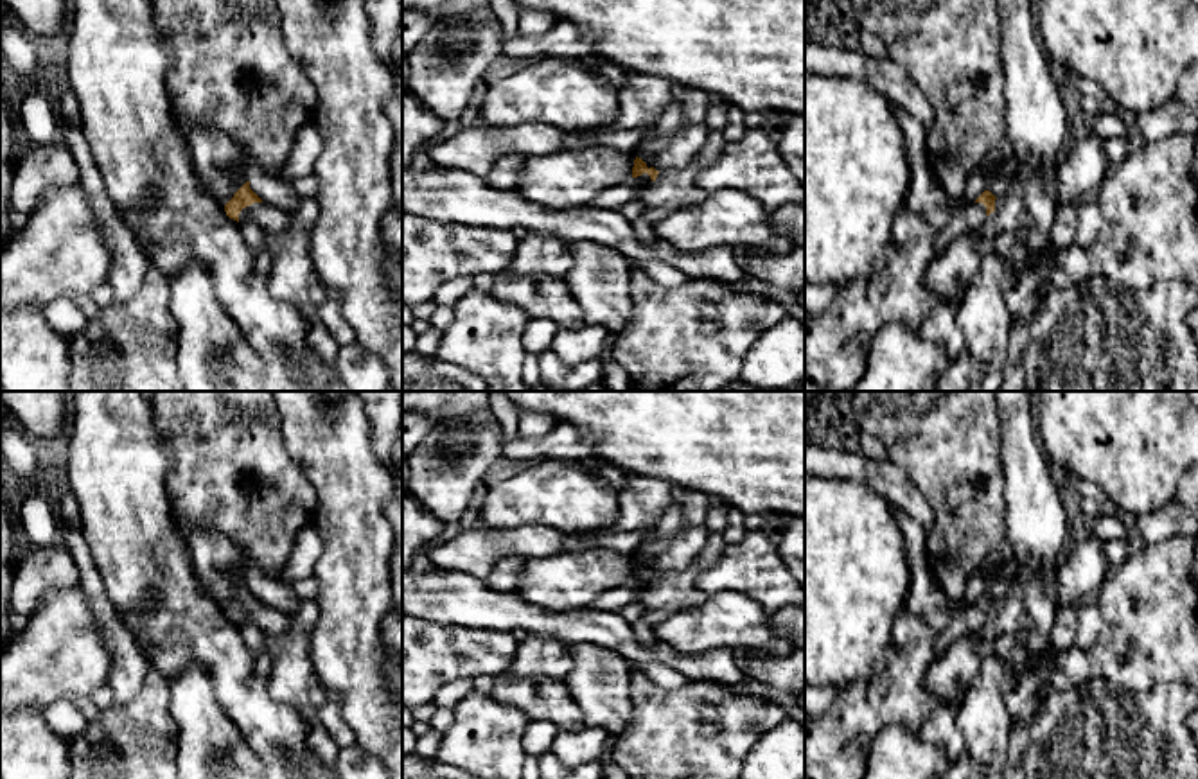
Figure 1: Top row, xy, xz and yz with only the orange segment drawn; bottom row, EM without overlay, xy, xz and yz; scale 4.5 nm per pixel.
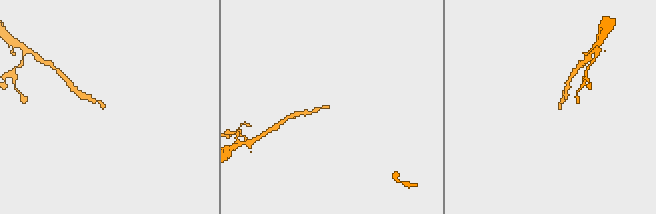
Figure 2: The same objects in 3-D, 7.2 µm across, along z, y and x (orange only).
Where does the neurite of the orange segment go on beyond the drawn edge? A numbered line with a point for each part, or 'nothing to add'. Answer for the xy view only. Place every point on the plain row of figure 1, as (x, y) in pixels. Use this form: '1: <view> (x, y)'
1: xy (273, 623)

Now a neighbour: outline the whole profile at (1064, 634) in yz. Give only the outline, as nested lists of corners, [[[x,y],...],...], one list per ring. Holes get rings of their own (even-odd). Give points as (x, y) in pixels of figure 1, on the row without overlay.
[[[1078,605],[1063,607],[1058,610],[1053,628],[1053,648],[1056,652],[1072,650],[1078,630]]]

